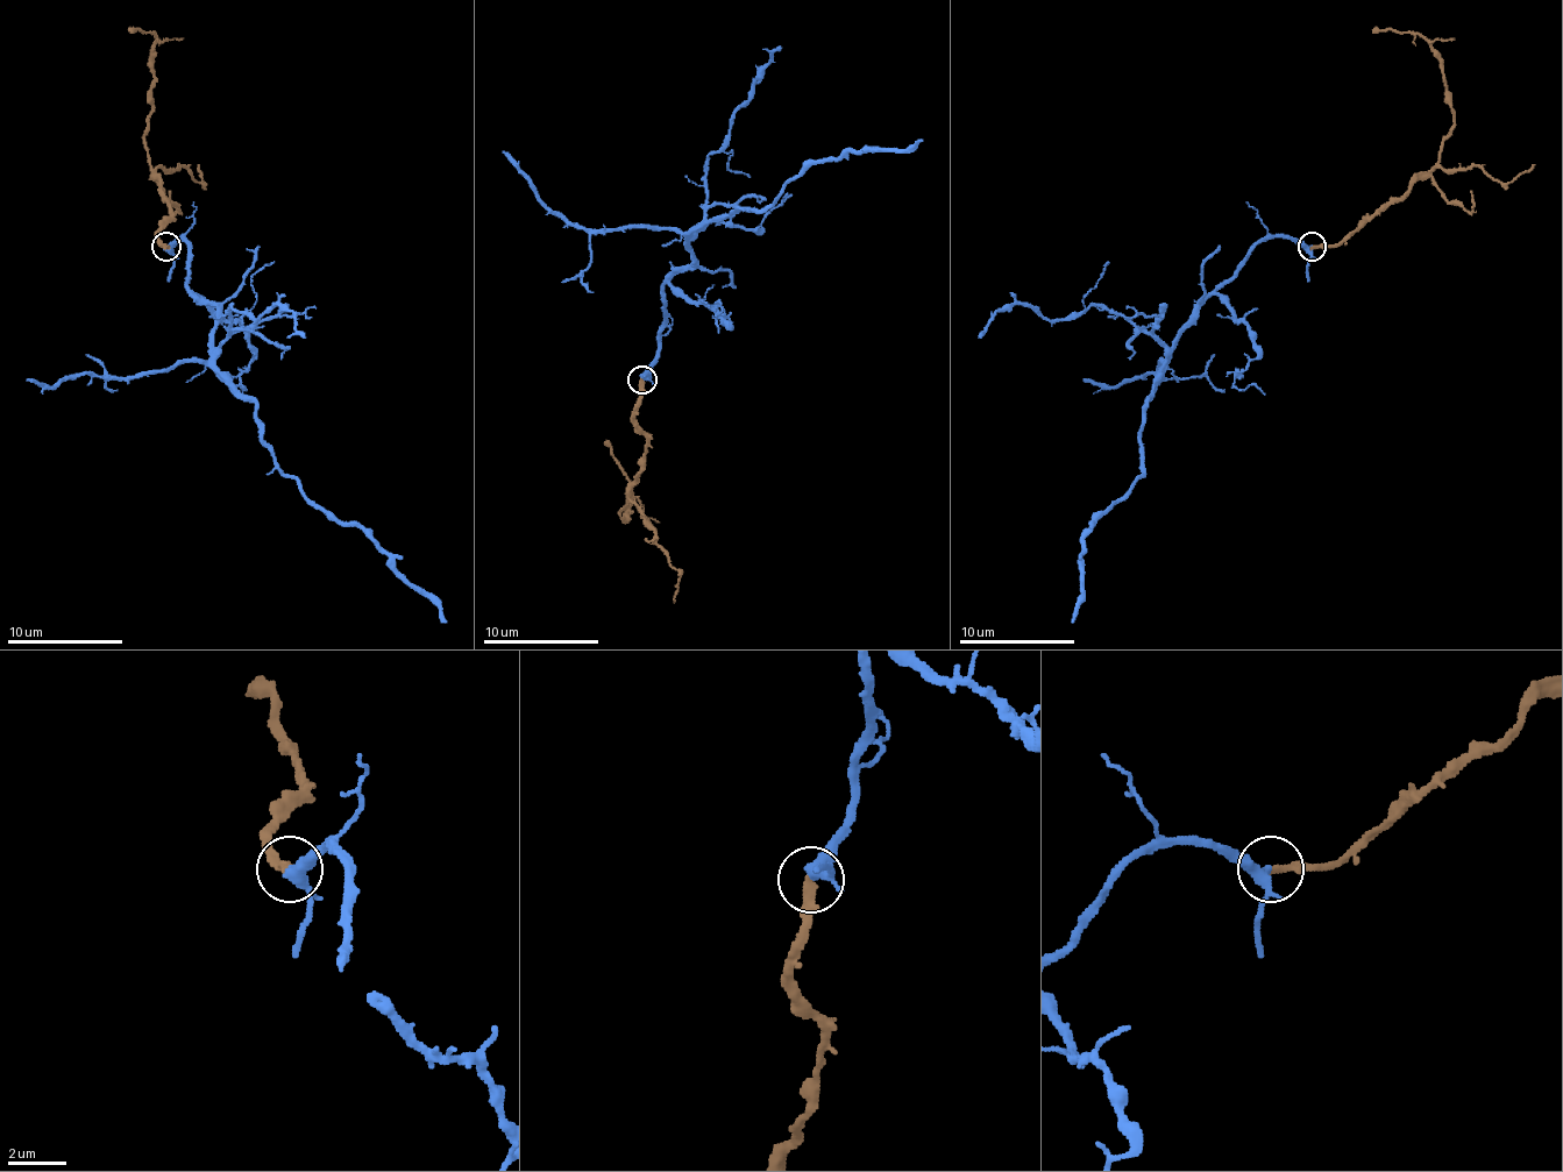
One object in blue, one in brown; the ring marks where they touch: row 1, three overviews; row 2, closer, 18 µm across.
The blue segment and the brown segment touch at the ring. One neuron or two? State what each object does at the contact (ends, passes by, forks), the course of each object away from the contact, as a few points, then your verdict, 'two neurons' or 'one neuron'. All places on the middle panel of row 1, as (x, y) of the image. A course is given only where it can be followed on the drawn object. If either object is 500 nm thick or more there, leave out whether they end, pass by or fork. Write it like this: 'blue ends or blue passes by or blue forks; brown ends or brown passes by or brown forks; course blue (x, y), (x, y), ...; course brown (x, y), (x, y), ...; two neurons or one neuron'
blue forks; brown ends; course blue (643, 378), (656, 353), (662, 286), (691, 264), (695, 229), (734, 210), (760, 210), (812, 163), (922, 140); course brown (643, 378), (634, 423), (646, 437), (646, 462), (619, 511), (625, 520), (631, 488), (605, 439); one neuron

